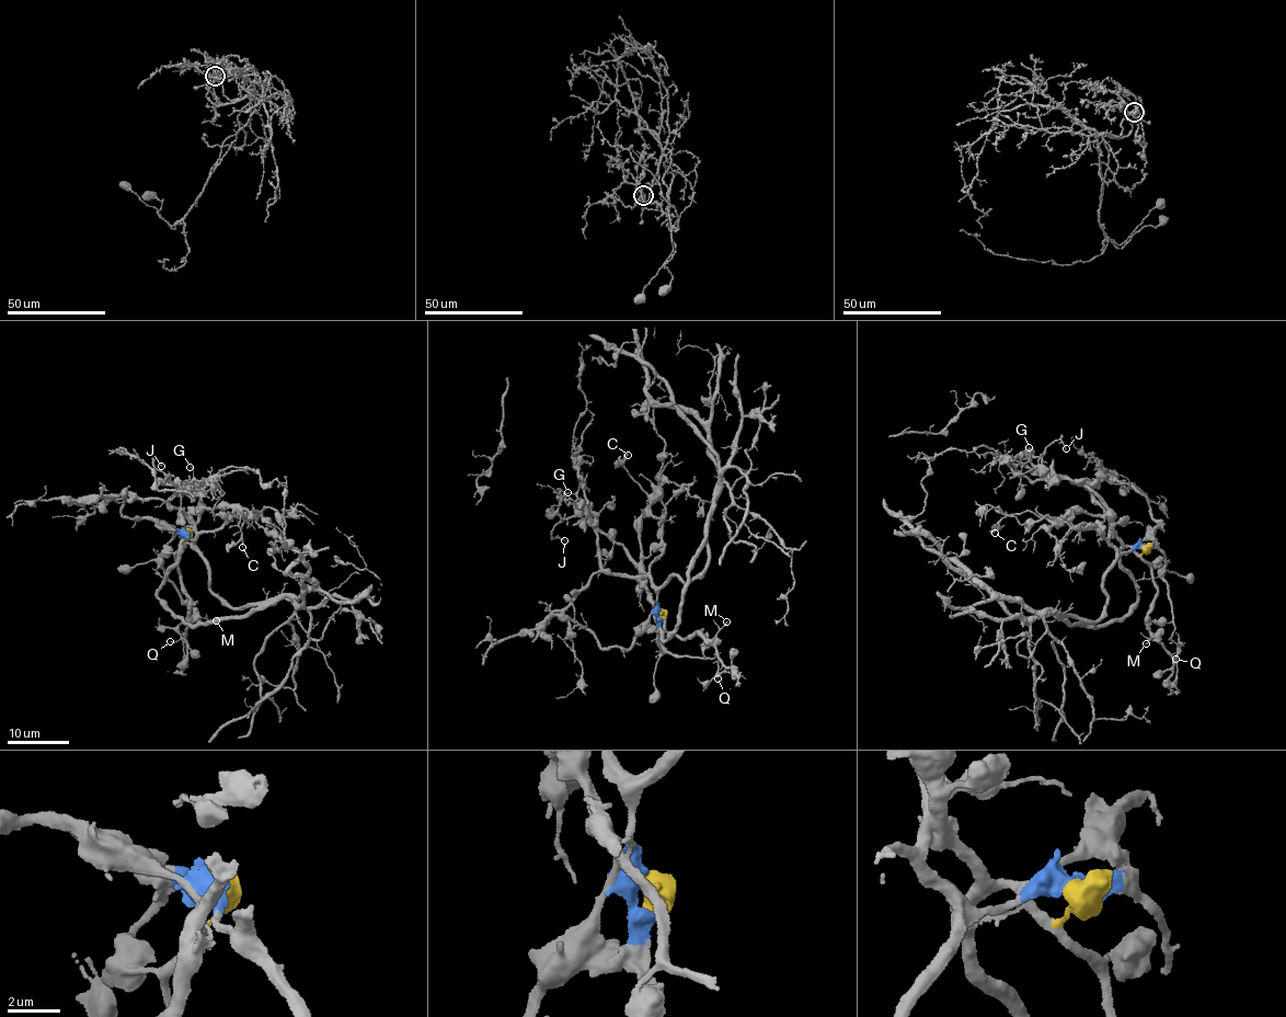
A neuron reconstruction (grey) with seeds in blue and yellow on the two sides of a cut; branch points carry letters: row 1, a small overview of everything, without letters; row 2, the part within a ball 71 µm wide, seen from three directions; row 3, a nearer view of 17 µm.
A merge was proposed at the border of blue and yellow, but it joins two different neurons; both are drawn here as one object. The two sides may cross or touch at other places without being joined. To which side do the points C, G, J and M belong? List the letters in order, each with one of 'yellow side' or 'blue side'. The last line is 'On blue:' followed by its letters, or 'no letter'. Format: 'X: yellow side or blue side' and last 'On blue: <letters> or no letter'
C: blue side
G: yellow side
J: yellow side
M: yellow side
On blue: C

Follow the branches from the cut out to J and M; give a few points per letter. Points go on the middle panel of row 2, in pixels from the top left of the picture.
J: (658, 613), (629, 550), (585, 509), (553, 527), (553, 537), (565, 540)
M: (658, 613), (663, 614), (666, 630), (686, 640), (696, 631), (712, 639), (726, 620)

